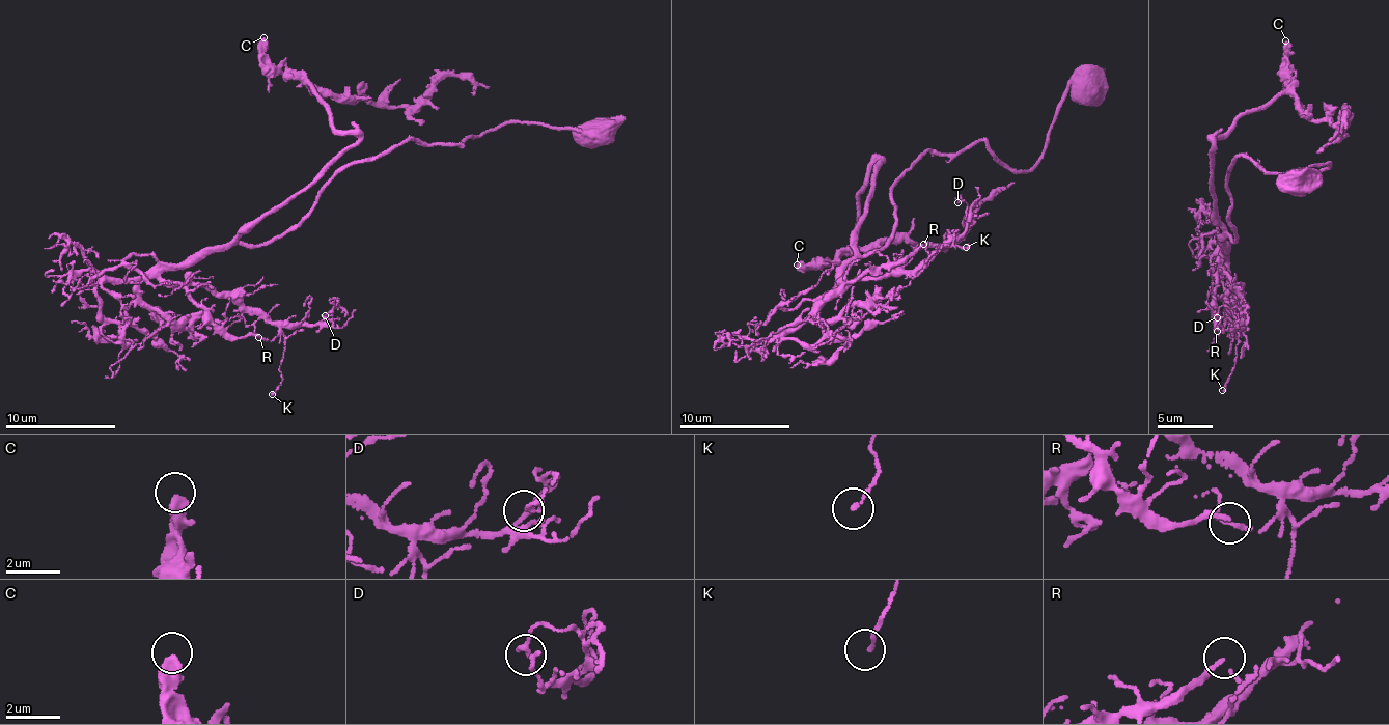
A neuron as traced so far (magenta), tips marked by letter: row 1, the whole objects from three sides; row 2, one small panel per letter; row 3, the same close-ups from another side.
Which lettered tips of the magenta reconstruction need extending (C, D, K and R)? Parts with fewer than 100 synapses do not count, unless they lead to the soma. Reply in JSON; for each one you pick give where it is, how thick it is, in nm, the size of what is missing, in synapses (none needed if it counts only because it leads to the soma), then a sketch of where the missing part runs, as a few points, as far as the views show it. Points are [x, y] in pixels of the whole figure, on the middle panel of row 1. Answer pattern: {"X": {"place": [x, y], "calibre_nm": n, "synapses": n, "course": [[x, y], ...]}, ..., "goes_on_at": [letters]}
{"goes_on_at": []}

